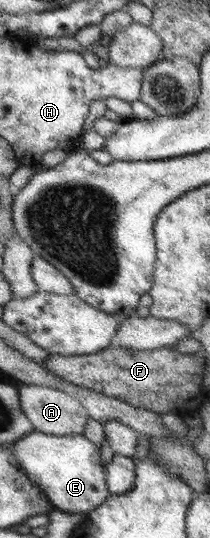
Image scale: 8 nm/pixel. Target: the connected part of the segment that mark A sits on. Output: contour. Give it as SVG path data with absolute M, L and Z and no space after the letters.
M25 384L18 389L23 413L35 430L54 436L82 434L88 422L88 411L70 395L62 391L38 385Z

